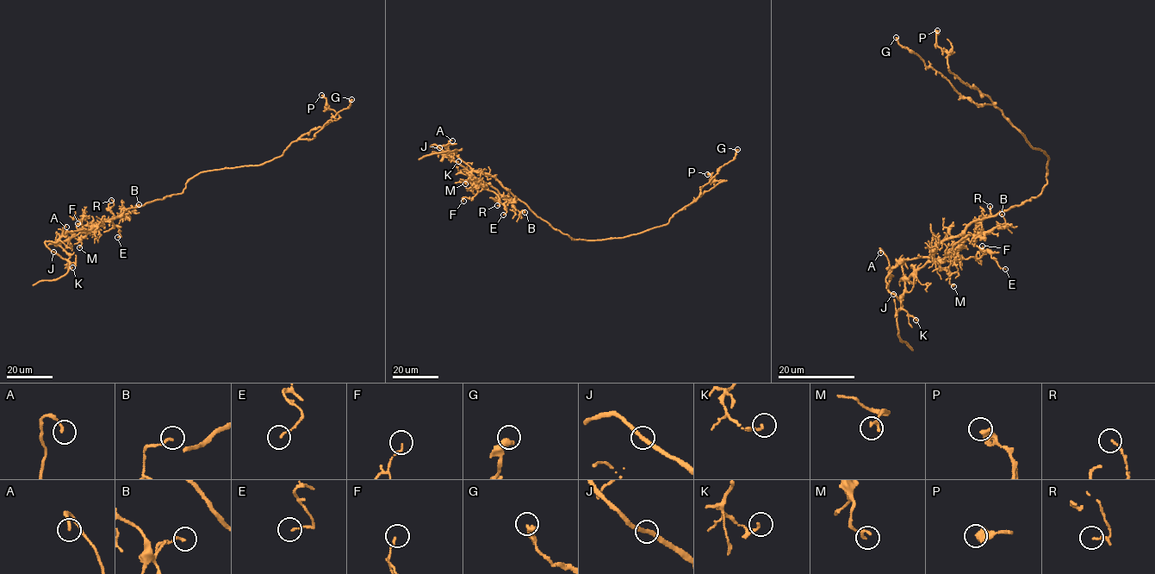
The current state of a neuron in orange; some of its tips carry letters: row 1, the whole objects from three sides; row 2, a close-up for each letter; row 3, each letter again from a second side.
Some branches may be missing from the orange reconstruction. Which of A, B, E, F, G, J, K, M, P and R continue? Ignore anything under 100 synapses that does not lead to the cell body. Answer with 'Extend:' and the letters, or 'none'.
Extend: none

